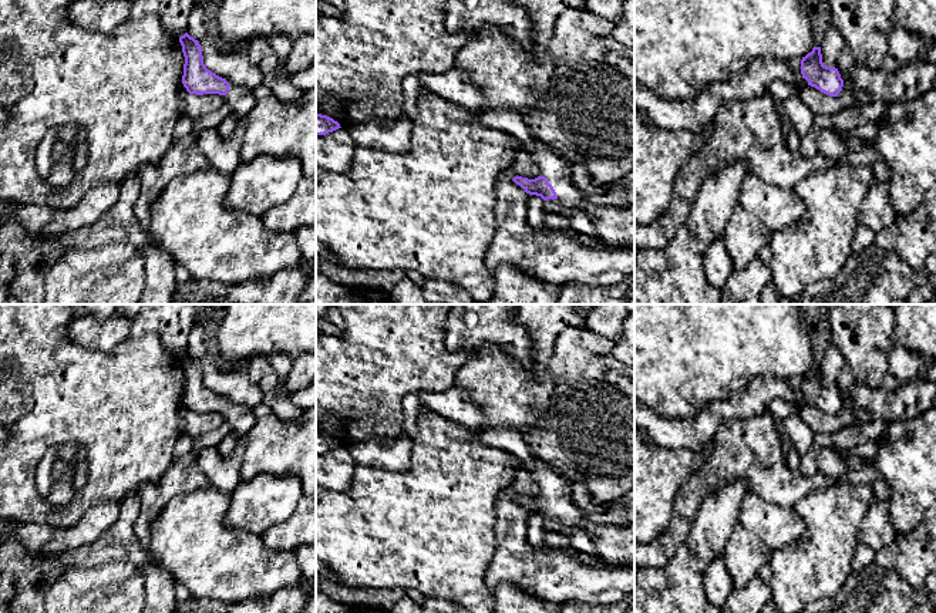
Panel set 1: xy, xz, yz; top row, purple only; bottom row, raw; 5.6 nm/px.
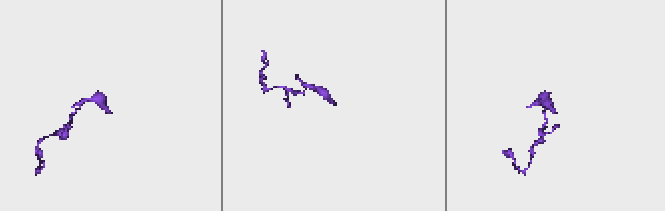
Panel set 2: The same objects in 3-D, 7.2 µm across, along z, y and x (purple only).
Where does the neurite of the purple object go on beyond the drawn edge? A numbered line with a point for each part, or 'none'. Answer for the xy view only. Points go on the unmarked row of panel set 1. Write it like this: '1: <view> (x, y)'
1: xy (239, 417)

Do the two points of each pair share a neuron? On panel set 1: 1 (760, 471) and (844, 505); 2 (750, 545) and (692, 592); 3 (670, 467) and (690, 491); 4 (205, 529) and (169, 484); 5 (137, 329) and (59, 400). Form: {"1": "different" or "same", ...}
{"1": "different", "2": "different", "3": "different", "4": "different", "5": "different"}

